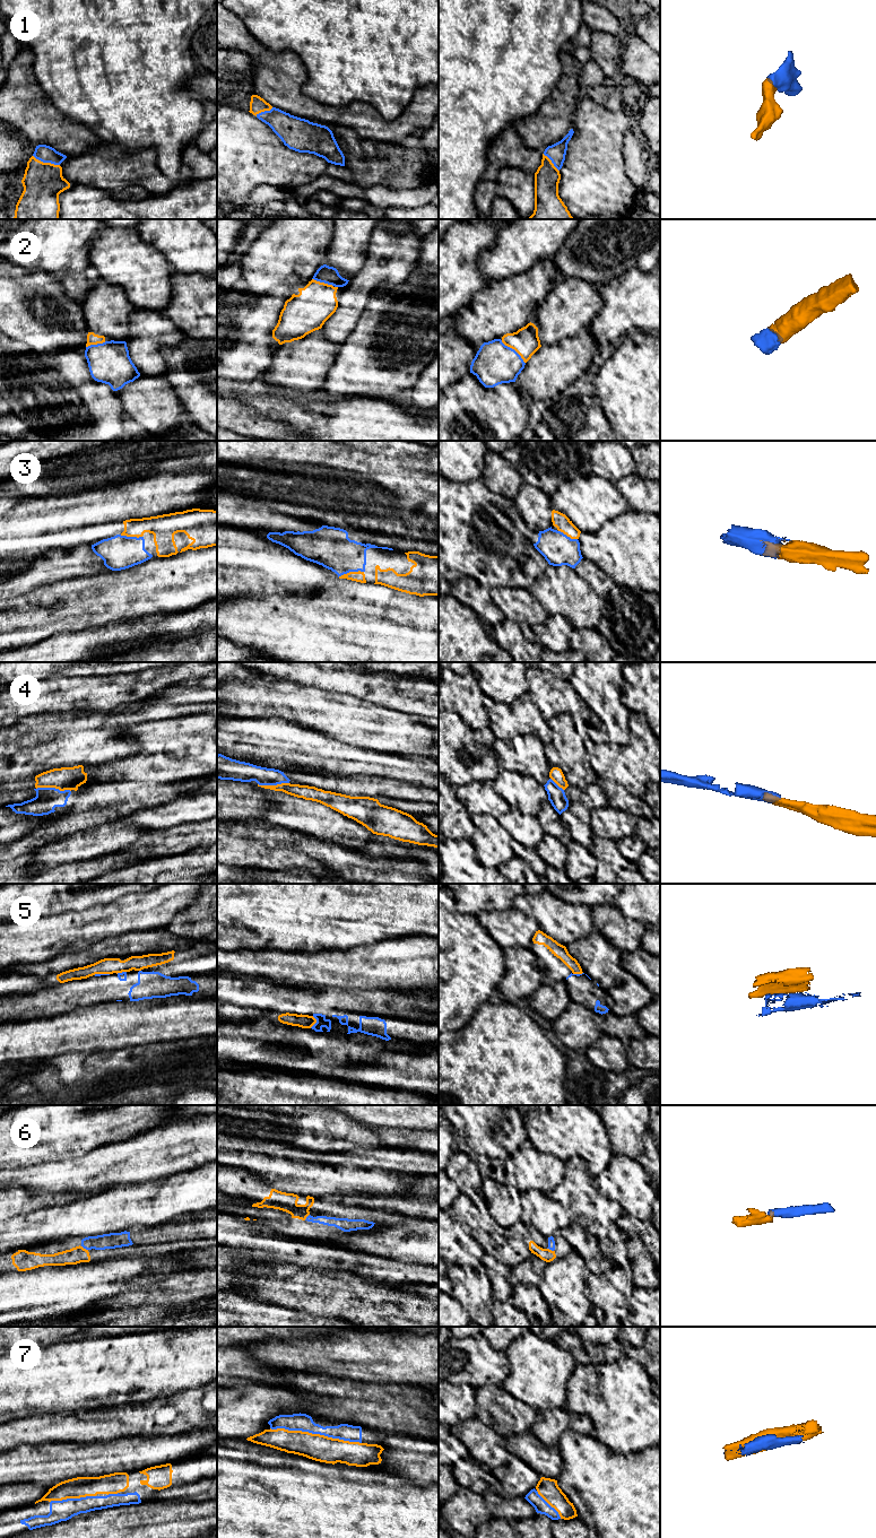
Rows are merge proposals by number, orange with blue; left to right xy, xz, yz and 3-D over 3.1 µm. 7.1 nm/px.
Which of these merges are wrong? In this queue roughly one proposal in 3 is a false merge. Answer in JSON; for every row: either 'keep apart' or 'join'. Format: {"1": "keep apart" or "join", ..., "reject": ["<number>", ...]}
{"1": "join", "2": "join", "3": "join", "4": "join", "5": "keep apart", "6": "join", "7": "join", "reject": ["5"]}

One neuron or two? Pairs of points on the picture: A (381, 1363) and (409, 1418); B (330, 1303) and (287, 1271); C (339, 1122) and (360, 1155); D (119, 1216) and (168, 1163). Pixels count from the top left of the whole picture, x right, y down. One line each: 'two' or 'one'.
A: two
B: one
C: two
D: two

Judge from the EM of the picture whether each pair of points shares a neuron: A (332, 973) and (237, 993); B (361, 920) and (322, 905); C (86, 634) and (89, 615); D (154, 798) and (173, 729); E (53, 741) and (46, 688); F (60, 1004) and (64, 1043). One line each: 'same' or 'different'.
A: different
B: same
C: different
D: same
E: different
F: different

